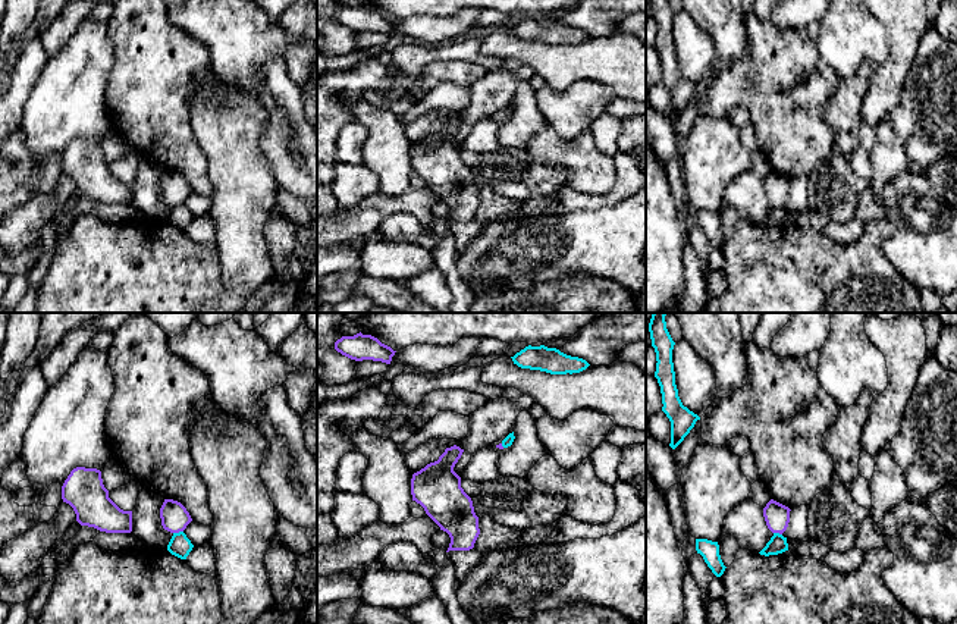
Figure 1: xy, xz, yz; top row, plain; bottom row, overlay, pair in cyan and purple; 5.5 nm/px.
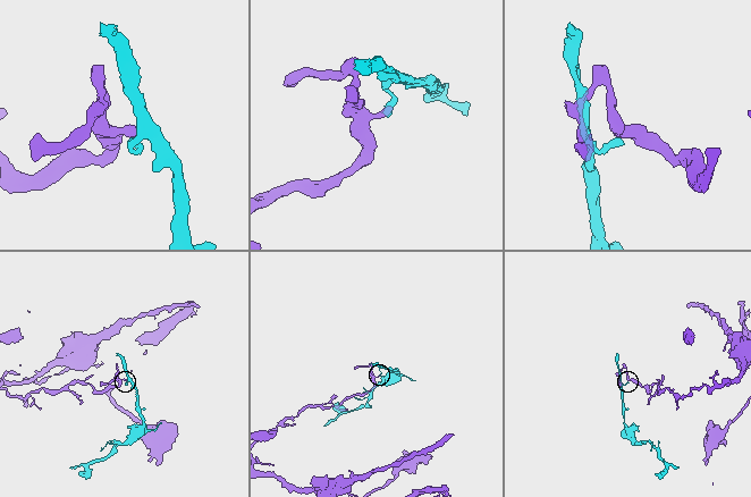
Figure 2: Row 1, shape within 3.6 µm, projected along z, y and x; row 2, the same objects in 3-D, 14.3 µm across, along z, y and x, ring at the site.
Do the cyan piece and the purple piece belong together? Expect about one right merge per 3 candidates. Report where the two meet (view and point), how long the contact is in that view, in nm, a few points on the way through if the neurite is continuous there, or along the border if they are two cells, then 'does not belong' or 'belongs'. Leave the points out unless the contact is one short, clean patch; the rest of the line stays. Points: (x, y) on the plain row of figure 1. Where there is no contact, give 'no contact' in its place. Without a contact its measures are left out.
contact xy (179, 203); length 60 nm; border xy (182, 201), (173, 204); does not belong

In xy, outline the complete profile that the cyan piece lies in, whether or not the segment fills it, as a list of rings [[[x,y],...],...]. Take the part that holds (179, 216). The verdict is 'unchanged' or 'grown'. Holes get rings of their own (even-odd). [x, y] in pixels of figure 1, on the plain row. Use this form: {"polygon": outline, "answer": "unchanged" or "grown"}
{"polygon": [[[183,203],[173,204],[167,216],[167,222],[181,231],[186,231],[192,219],[194,216],[191,214],[191,211],[186,208]]], "answer": "unchanged"}

